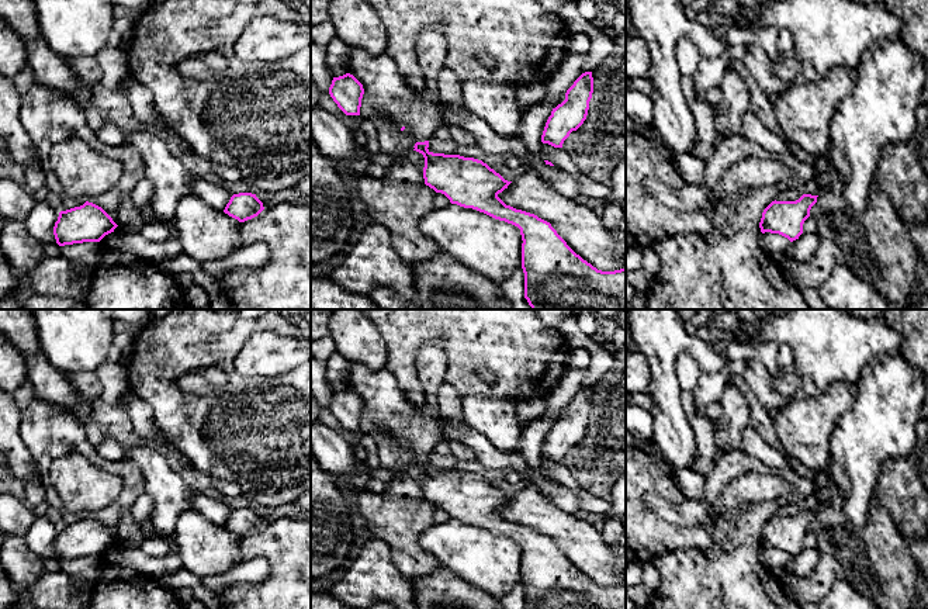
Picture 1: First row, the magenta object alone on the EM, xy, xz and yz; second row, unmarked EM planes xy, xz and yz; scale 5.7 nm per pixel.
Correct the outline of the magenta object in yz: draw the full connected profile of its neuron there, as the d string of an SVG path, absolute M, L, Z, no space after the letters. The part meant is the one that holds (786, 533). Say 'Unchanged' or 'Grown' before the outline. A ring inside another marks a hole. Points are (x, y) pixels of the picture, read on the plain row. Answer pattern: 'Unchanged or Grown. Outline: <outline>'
Unchanged. Outline: M803 509L796 516L772 516L762 527L761 547L779 549L790 557L803 549L803 539L810 532L818 511Z

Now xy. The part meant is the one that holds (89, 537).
Unchanged. Outline: M86 516L80 522L60 526L53 541L53 550L59 561L100 557L114 547L118 540L98 520Z

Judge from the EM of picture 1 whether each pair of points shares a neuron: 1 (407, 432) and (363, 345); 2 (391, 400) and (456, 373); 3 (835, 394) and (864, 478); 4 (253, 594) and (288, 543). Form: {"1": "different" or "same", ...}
{"1": "different", "2": "different", "3": "different", "4": "same"}

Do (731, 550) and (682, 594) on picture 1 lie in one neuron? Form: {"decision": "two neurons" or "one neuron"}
{"decision": "one neuron"}

